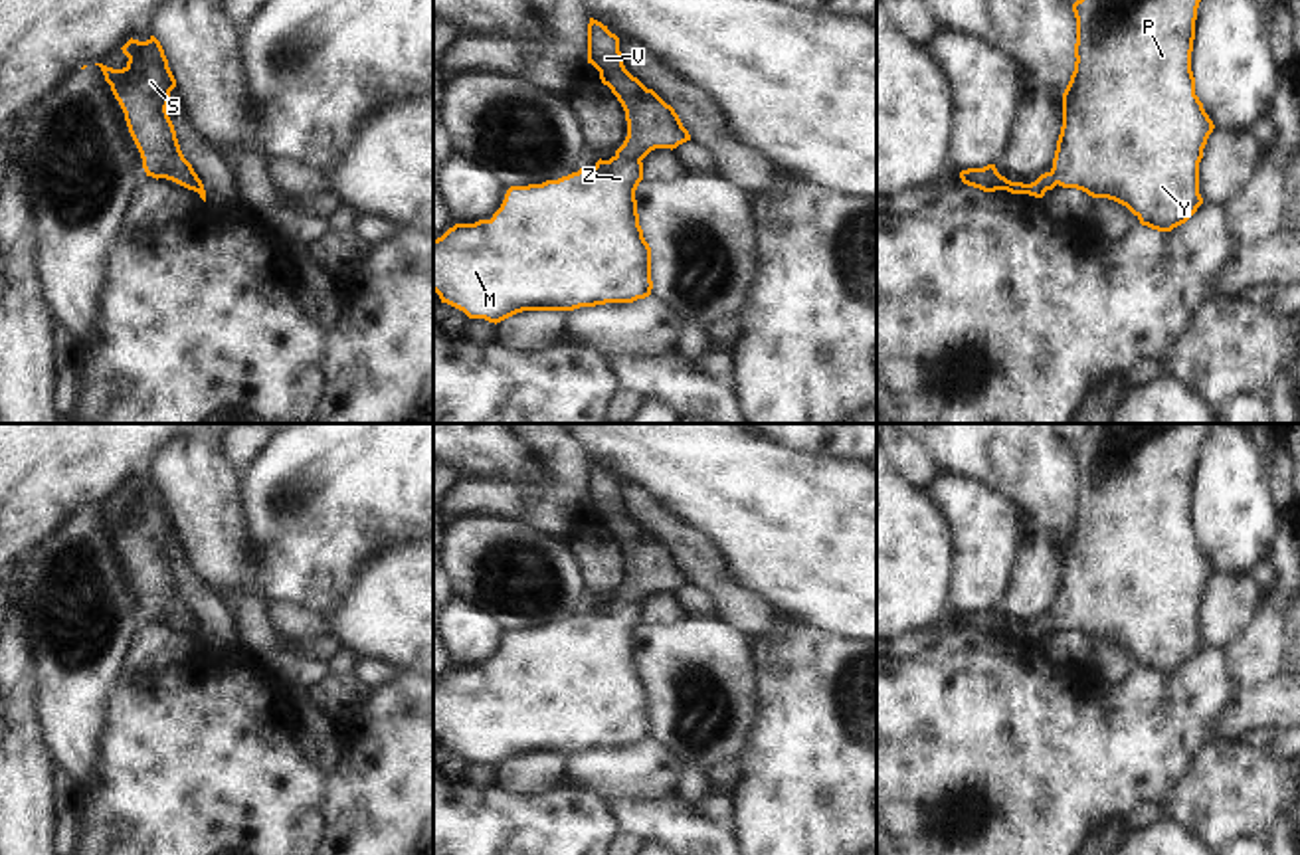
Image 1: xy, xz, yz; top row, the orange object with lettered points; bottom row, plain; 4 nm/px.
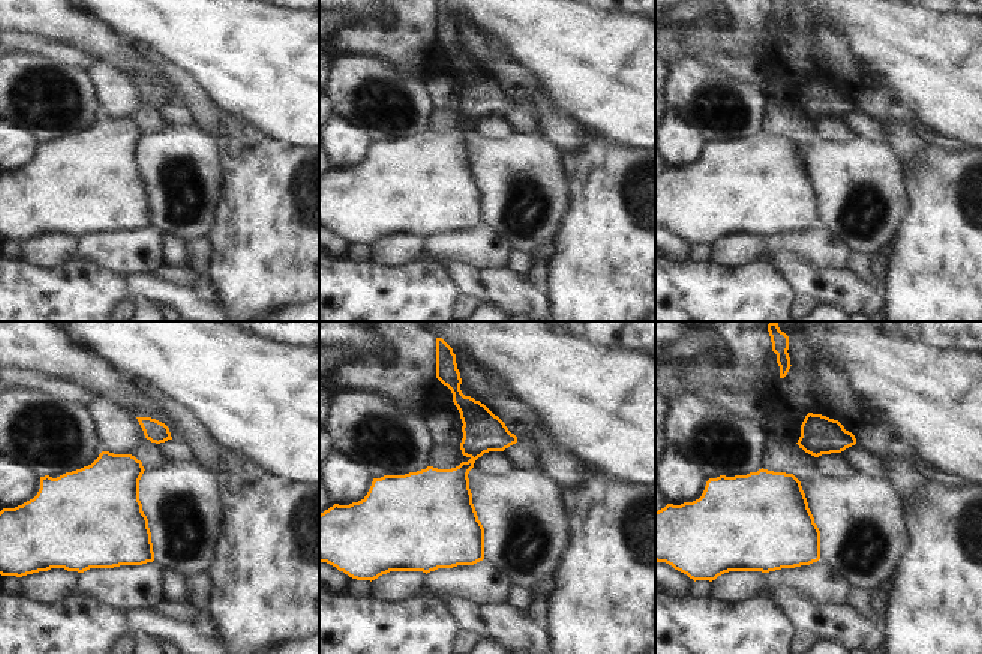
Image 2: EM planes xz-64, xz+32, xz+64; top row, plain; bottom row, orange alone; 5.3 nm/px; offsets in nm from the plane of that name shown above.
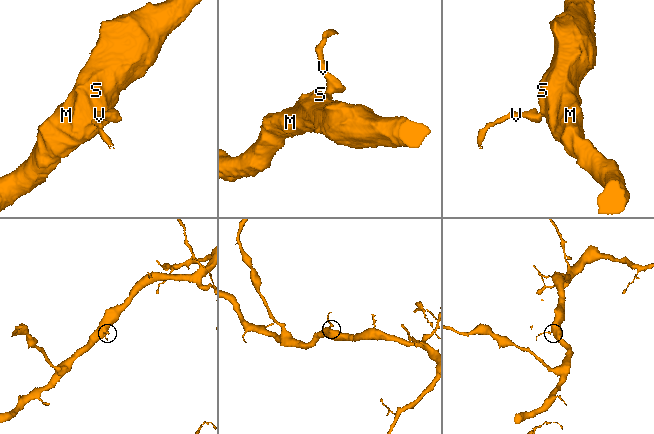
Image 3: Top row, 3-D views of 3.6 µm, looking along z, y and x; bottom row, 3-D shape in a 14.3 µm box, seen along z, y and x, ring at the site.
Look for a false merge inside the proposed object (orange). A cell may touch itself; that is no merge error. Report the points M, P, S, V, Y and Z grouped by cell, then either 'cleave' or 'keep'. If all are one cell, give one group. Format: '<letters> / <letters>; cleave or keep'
M P S V Y Z; keep

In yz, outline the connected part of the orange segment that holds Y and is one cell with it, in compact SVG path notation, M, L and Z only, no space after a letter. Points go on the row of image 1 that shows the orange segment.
M1076 0L1074 71L1063 93L1063 127L1053 168L1035 182L1011 182L995 164L960 172L983 192L1043 198L1057 184L1126 206L1142 226L1171 232L1203 204L1199 162L1215 125L1195 95L1191 51L1201 0Z

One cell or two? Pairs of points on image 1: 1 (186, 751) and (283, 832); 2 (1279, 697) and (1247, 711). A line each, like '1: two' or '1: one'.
1: one
2: one

